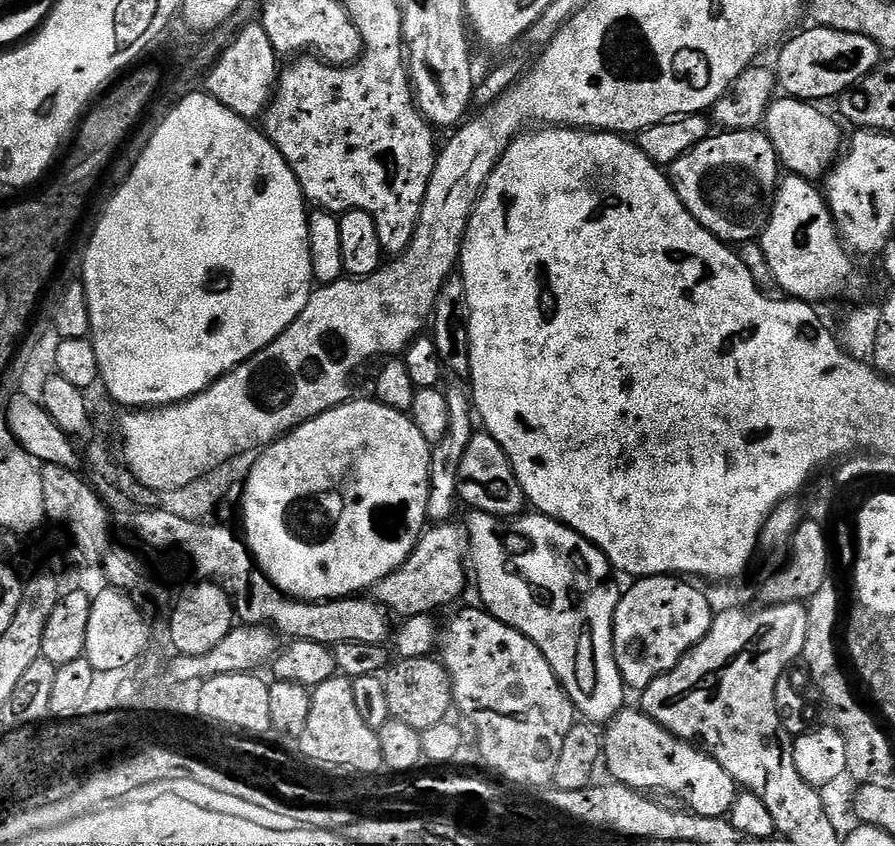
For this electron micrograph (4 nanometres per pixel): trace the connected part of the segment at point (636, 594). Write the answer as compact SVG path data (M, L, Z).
M645 576L621 595L612 619L612 649L625 685L642 690L666 674L706 634L712 625L714 607L695 588L695 583L670 576Z

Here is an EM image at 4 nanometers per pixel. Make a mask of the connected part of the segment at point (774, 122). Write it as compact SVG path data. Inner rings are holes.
M780 96L768 108L762 125L780 159L781 167L791 175L806 177L813 182L827 175L838 158L844 140L839 126L818 108L821 107L811 101Z

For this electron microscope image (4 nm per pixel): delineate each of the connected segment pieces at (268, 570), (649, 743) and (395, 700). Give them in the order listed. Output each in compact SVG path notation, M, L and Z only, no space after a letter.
M375 398L369 400L349 399L346 404L318 414L314 419L293 428L286 436L281 436L273 444L263 449L257 465L249 473L244 488L244 528L248 531L248 544L256 555L259 571L268 577L277 592L292 597L293 600L337 600L343 596L363 593L363 588L375 589L376 584L386 574L398 570L414 550L425 531L424 519L430 513L428 492L430 486L430 458L432 448L422 438L422 430L414 426L411 415L399 412L380 403Z
M636 706L621 708L618 715L608 721L602 732L602 760L604 764L608 763L608 772L612 775L609 777L615 783L627 784L637 790L651 790L653 793L669 792L670 795L685 800L688 803L685 805L698 816L727 817L736 801L738 786L734 778L730 778L730 774L726 774L726 770L722 770L718 762L714 762L714 758L710 758L707 752L697 748L695 744L679 740L673 732L665 730Z
M432 656L397 659L383 673L382 679L386 686L386 698L390 701L393 720L405 723L421 733L430 726L438 726L438 722L449 719L448 711L453 711L454 708L452 679L439 659Z

